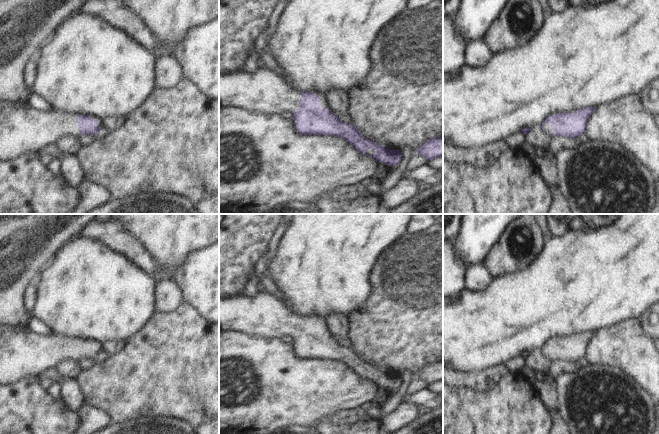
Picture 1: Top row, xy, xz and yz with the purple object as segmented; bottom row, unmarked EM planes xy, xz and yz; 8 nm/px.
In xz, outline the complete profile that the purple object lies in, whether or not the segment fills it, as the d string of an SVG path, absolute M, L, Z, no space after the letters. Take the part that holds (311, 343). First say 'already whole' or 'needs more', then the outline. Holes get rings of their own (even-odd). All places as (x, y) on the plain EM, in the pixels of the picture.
needs more | M266 291L258 292L255 297L245 295L219 298L219 330L239 331L263 337L281 339L284 335L290 335L296 346L296 354L302 359L331 359L341 361L363 378L369 373L374 373L375 378L369 379L378 386L388 390L398 389L401 385L399 374L385 372L370 363L364 361L361 356L351 348L341 346L334 337L320 330L320 323L313 316L299 315L295 313L285 302Z

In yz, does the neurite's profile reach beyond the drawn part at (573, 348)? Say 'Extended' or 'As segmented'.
Extended

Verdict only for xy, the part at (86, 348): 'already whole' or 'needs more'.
needs more

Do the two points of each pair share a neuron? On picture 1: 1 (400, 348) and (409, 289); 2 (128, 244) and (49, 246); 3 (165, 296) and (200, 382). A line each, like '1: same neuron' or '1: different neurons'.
1: same neuron
2: different neurons
3: different neurons

